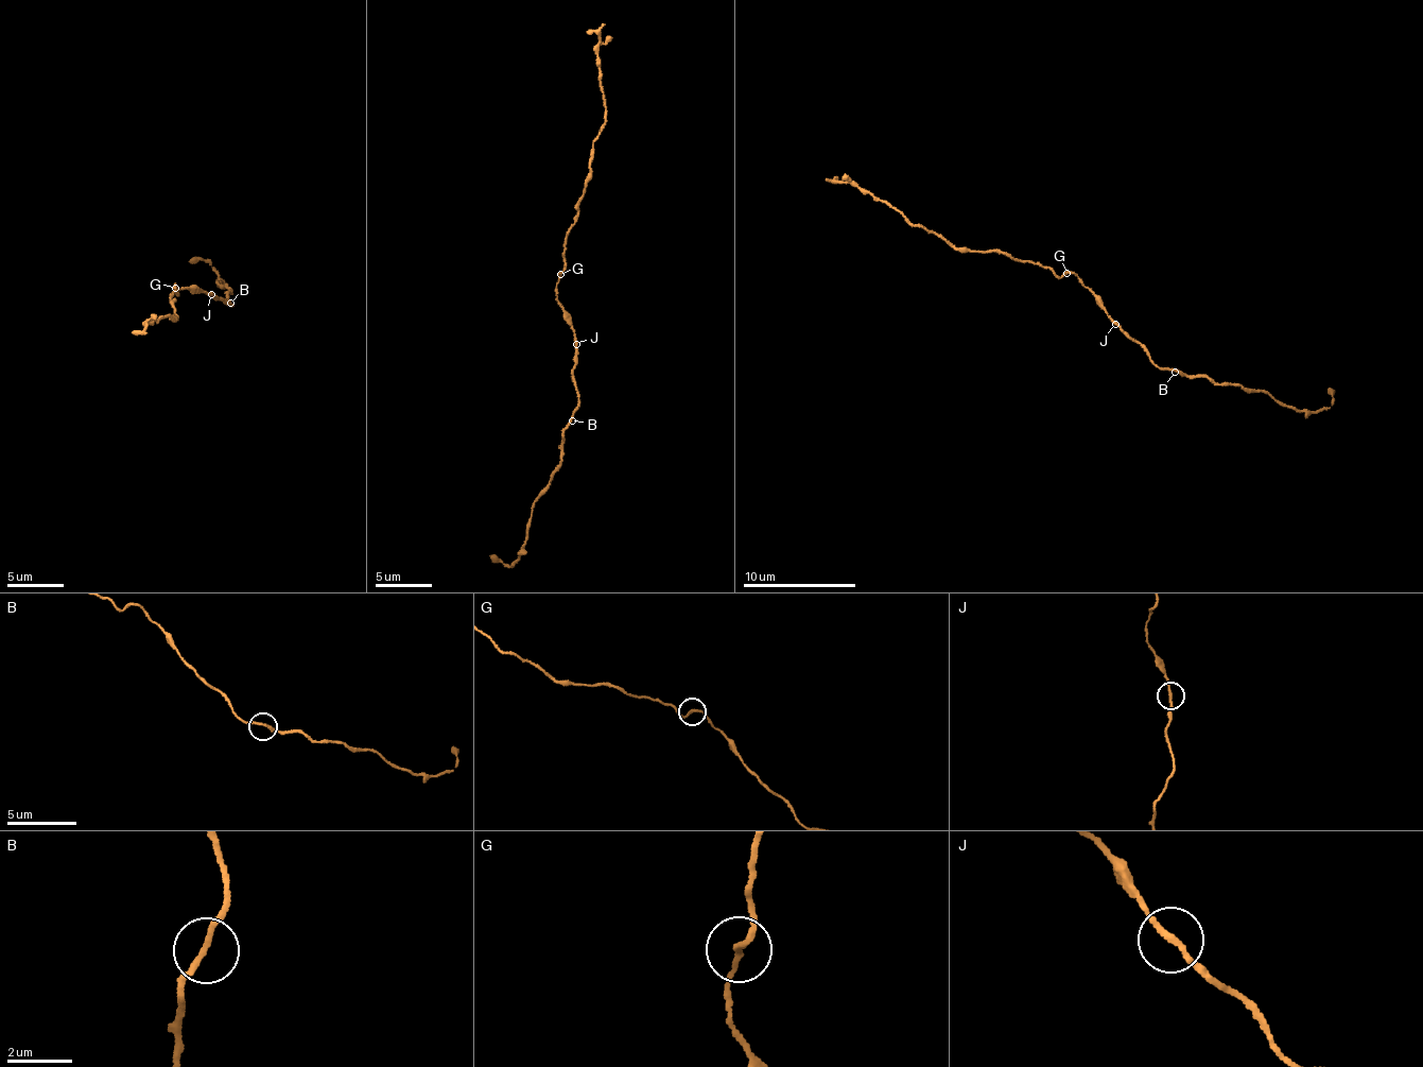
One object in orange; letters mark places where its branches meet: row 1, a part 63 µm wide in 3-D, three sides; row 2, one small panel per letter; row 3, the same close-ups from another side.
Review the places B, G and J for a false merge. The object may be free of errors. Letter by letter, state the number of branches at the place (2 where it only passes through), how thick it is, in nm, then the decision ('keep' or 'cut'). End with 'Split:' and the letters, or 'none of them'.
B: branches 2; calibre 170 nm; keep
G: branches 2; calibre 170 nm; keep
J: branches 2; calibre 170 nm; keep
Split: none of them

